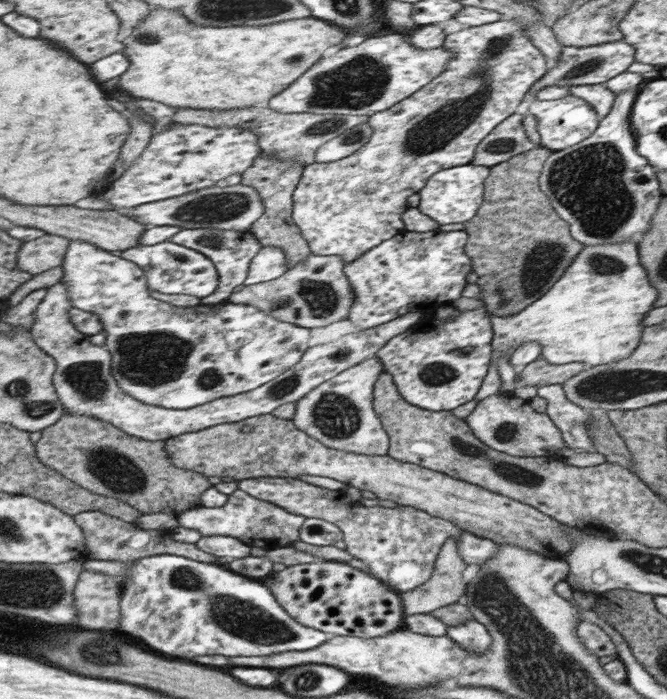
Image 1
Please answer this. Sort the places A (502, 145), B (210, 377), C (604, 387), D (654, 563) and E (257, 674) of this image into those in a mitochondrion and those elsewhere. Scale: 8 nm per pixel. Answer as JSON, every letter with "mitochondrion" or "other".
{"A":"mitochondrion","B":"mitochondrion","C":"mitochondrion","D":"mitochondrion","E":"other"}

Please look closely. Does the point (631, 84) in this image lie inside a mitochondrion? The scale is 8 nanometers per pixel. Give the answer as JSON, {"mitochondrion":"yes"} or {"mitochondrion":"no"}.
{"mitochondrion":"no"}

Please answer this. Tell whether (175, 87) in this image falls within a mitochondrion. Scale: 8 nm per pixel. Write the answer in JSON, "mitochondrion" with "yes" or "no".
{"mitochondrion":"no"}

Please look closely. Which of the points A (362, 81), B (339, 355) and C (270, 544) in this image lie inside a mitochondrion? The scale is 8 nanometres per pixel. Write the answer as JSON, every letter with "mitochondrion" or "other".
{"A":"mitochondrion","B":"other","C":"other"}

